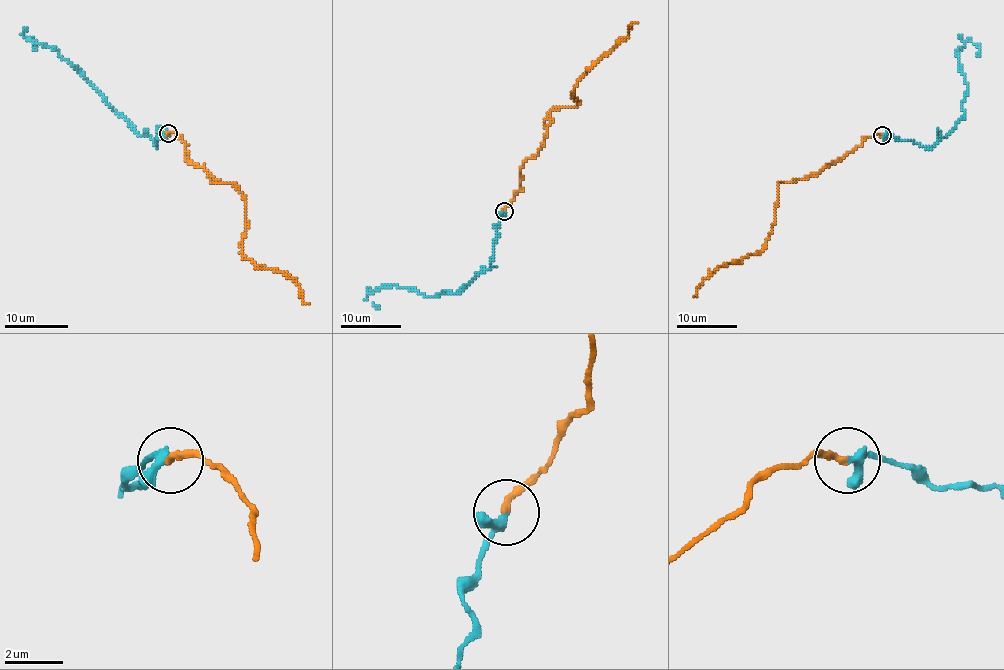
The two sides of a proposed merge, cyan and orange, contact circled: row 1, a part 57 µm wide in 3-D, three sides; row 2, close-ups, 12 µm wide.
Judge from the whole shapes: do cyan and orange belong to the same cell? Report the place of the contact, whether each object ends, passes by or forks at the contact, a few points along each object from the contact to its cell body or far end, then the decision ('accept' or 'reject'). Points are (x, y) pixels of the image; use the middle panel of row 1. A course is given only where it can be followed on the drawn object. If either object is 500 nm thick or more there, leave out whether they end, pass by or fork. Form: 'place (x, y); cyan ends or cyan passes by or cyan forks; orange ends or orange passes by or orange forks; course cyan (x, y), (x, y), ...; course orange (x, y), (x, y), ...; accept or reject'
place (504, 211); cyan passes by; orange ends; course cyan (504, 211), (486, 270), (453, 294), (378, 287), (367, 300), (379, 306); course orange (504, 211), (521, 189), (521, 168), (543, 144), (545, 118), (552, 109), (576, 106), (578, 81), (637, 22); accept

